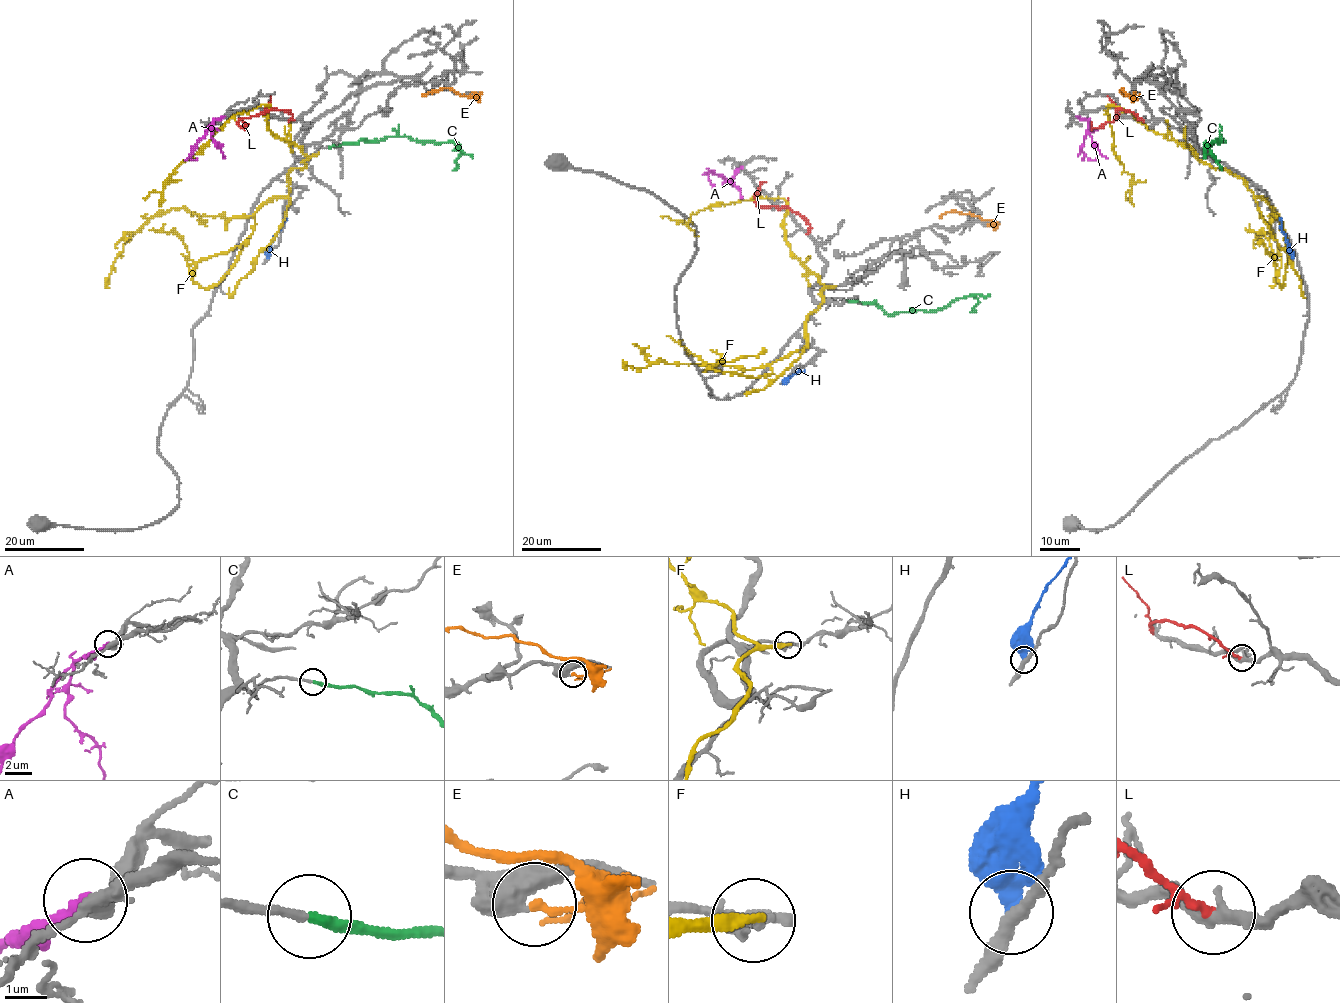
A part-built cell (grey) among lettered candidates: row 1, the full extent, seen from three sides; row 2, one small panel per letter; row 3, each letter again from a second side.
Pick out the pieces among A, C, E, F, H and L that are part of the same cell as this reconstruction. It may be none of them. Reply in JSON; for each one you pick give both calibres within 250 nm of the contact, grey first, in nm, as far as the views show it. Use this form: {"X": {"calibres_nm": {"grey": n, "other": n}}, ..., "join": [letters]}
{"C": {"calibres_nm": {"grey": 220, "other": 300}}, "join": ["C"]}

